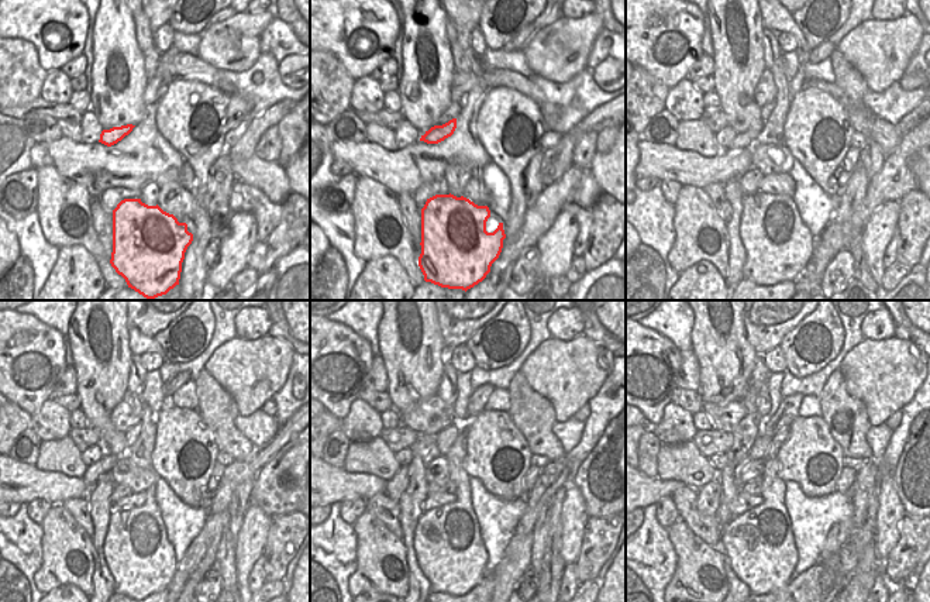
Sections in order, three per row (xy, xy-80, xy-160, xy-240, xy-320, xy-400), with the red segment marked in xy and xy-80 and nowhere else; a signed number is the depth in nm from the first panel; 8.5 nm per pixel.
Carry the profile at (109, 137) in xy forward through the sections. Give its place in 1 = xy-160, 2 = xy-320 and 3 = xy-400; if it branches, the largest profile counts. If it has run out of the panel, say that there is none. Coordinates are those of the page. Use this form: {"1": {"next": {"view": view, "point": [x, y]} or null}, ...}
{"1": {"next": {"view": "xy-160", "point": [772, 130]}}, "2": {"next": {"view": "xy-320", "point": [448, 549]}}, "3": {"next": {"view": "xy-400", "point": [760, 544]}}}

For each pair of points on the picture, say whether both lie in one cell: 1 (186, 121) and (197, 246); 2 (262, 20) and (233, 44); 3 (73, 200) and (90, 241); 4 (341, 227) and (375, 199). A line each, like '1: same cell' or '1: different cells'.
1: same cell
2: same cell
3: same cell
4: different cells

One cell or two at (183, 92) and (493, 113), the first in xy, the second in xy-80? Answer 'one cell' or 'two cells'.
one cell

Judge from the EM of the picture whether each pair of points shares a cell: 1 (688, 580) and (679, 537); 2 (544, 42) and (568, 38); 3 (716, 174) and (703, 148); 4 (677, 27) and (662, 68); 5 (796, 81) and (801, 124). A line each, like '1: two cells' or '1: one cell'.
1: one cell
2: one cell
3: two cells
4: one cell
5: two cells

